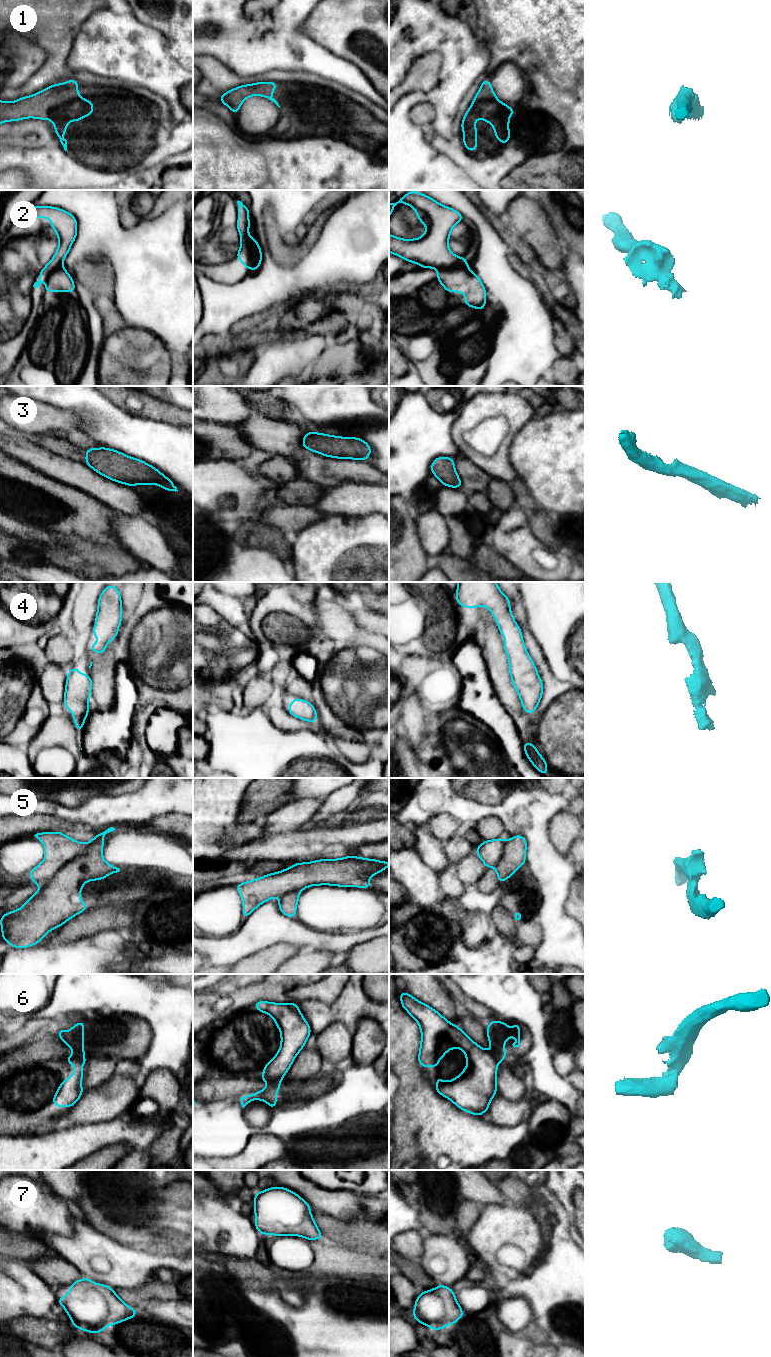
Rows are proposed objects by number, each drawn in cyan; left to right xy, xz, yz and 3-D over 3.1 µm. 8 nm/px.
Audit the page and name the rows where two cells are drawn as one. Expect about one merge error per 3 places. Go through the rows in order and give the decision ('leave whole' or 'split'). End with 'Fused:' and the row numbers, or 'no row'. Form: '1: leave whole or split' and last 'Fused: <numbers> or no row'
1: leave whole
2: split
3: leave whole
4: leave whole
5: split
6: split
7: leave whole
Fused: 2, 5, 6

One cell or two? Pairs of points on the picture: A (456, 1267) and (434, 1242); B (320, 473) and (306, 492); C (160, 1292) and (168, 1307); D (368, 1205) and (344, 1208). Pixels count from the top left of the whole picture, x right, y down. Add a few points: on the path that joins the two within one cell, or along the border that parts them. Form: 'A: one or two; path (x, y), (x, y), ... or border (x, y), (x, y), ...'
A: one; path (450, 1261), (437, 1248)
B: two; border (302, 477), (325, 487)
C: two; border (182, 1297), (166, 1300), (147, 1299), (145, 1301)
D: one; path (362, 1207), (350, 1207)

